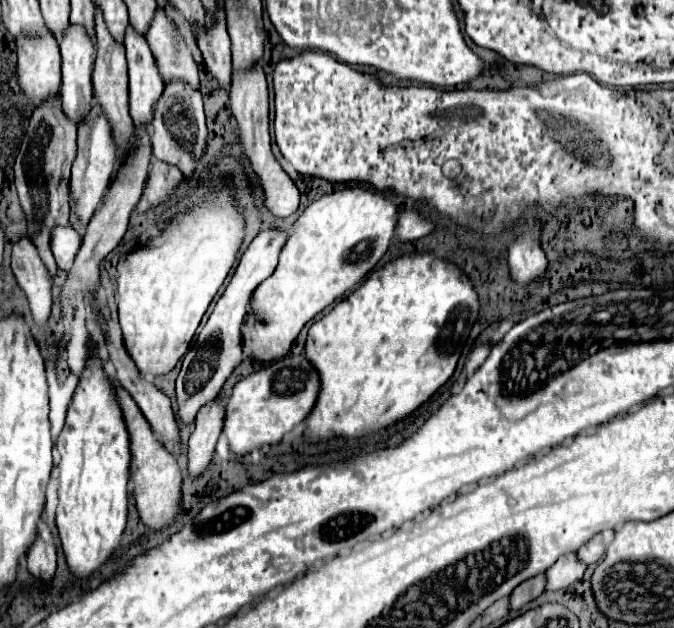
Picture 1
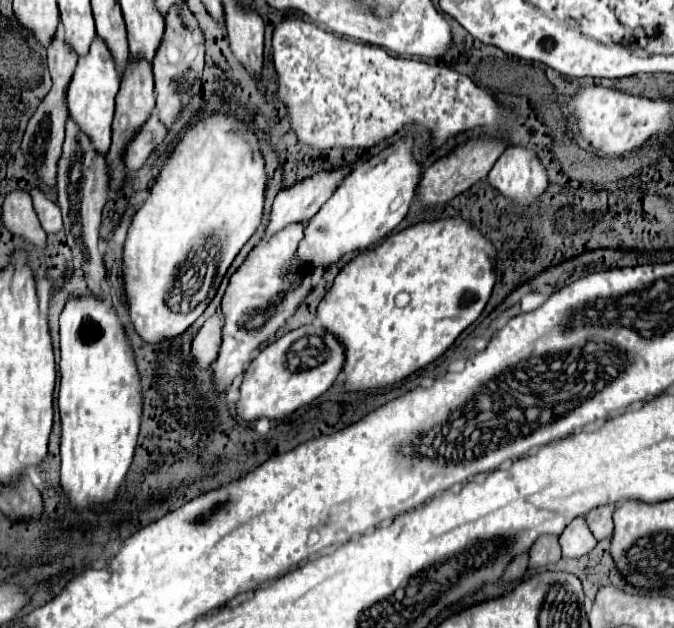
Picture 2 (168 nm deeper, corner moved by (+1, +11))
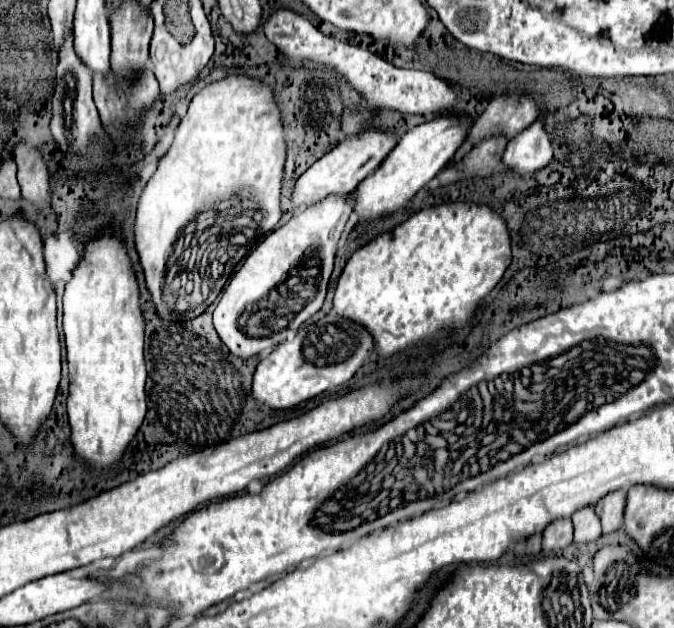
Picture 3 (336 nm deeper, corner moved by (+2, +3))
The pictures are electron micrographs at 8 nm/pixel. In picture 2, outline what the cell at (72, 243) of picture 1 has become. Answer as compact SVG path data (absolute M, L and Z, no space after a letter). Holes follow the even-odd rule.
M30 187L30 195L34 201L34 211L38 213L40 225L46 233L58 233L62 229L62 213L54 201L46 197L46 193L38 187Z

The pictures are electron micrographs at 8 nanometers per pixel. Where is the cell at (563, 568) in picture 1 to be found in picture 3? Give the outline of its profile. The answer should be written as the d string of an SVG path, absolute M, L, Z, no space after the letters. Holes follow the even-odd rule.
M585 507L577 513L573 513L571 521L573 521L573 529L575 529L575 535L573 535L575 545L585 545L585 543L597 541L601 537L601 523L599 523L599 517L595 515L593 507Z

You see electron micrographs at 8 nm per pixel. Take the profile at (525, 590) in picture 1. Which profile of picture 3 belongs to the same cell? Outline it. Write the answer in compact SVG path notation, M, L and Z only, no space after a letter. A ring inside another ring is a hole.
M559 519L553 521L545 531L543 531L543 553L559 553L573 541L573 525L569 519Z

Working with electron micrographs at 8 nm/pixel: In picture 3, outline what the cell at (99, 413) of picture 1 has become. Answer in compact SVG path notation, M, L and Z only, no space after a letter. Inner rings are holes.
M109 231L97 241L89 241L85 257L75 267L63 295L63 333L69 363L67 417L71 425L71 445L77 457L93 469L111 469L119 463L145 419L145 359L143 359L143 317L139 311L139 287L131 271L117 231Z

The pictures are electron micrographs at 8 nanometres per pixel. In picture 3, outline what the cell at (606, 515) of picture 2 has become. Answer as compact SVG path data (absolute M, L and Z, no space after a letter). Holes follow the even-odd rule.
M613 491L595 505L595 513L599 515L603 525L603 535L611 535L621 527L623 509L625 509L625 491Z

